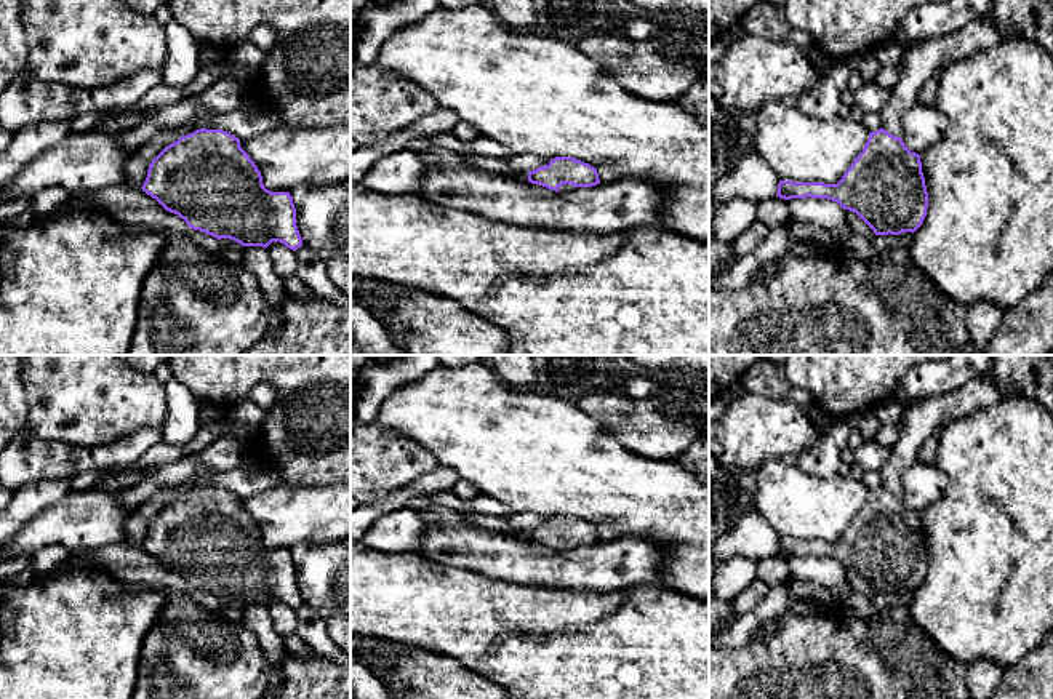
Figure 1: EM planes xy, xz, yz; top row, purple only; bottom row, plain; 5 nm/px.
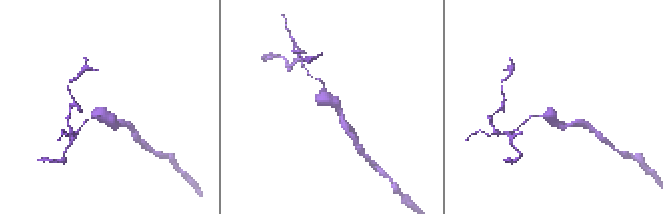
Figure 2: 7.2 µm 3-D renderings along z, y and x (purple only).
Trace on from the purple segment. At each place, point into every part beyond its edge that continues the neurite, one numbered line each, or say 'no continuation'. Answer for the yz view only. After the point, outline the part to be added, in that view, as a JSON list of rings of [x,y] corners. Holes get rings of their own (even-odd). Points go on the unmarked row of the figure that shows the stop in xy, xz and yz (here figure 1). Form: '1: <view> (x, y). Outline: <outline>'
1: yz (920, 421). Outline: [[[983,373],[959,389],[912,406],[903,417],[891,454],[879,469],[882,486],[901,496],[903,473],[917,462],[919,449],[936,429],[997,403],[1011,389],[1011,384],[1000,385],[989,373]]]

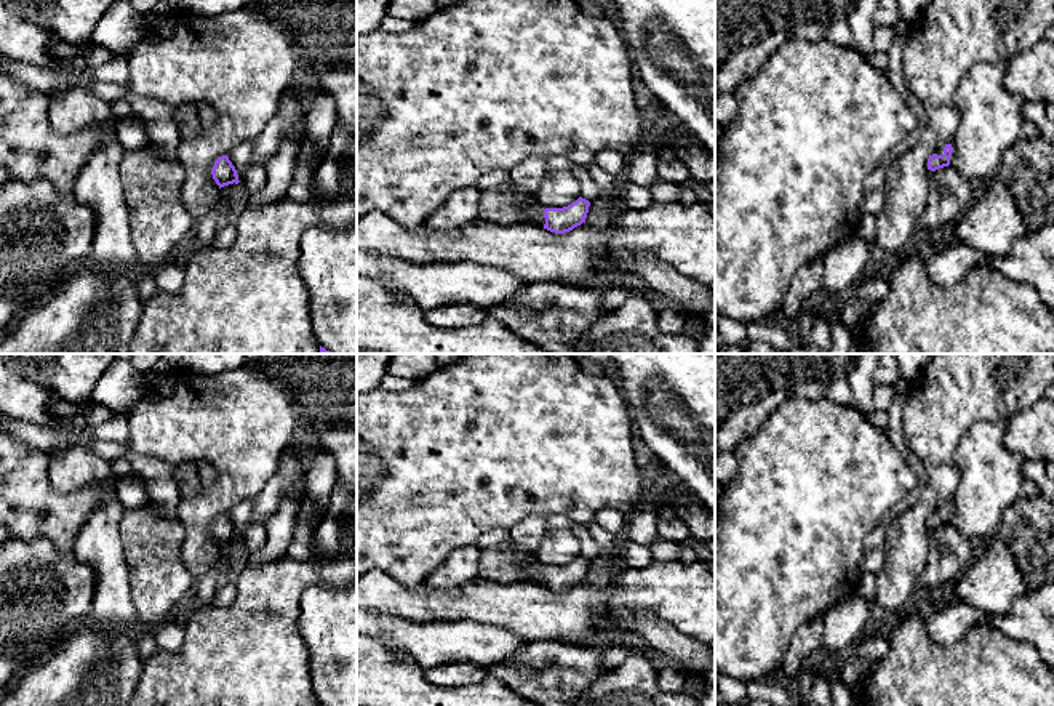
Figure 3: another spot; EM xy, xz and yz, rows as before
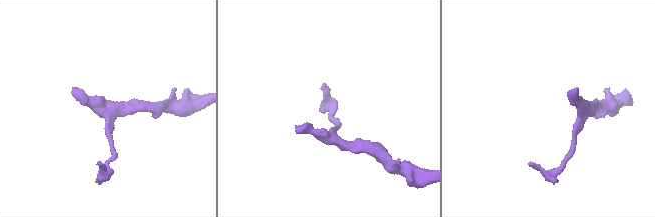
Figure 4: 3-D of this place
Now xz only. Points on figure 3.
1: xz (534, 572). Outline: [[[536,564],[536,565],[526,565],[523,572],[534,581],[537,586],[544,586],[545,576],[544,576],[544,565]]]

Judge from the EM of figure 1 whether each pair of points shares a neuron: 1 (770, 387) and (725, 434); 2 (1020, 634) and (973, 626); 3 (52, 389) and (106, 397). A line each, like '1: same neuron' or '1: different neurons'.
1: different neurons
2: same neuron
3: same neuron

